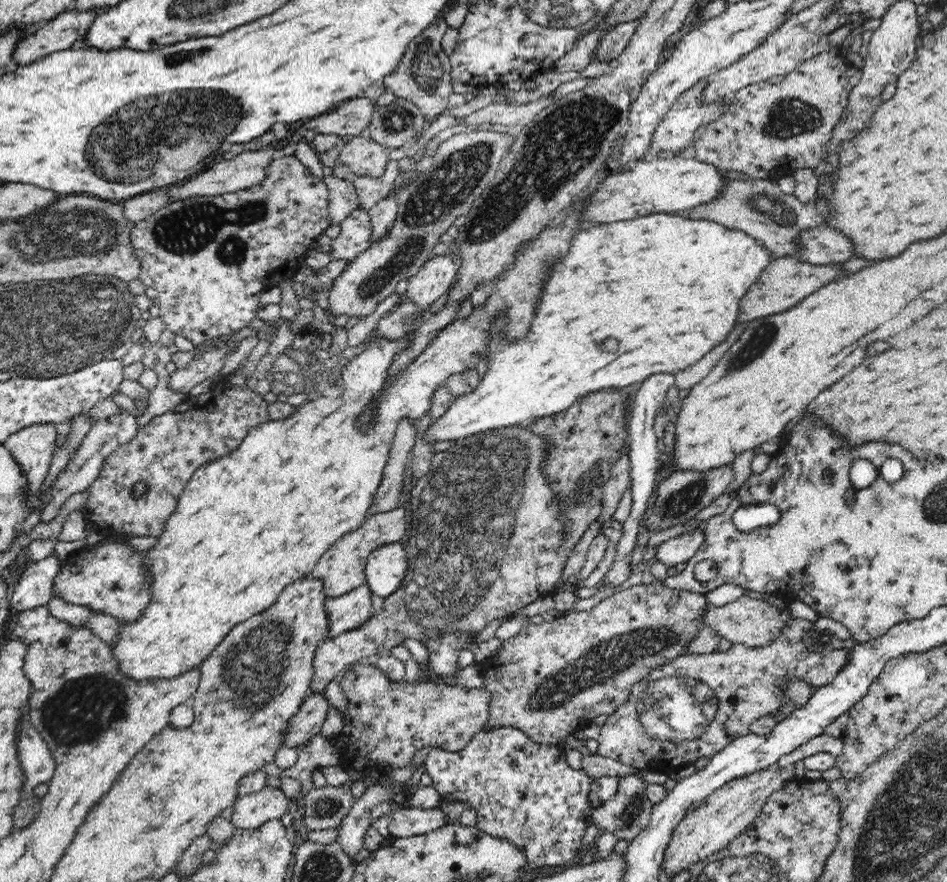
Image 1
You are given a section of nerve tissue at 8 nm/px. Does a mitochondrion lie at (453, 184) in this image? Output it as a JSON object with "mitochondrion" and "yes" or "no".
{"mitochondrion":"yes"}

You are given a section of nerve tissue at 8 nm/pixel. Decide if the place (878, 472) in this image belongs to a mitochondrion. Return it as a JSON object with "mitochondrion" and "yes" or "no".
{"mitochondrion":"no"}

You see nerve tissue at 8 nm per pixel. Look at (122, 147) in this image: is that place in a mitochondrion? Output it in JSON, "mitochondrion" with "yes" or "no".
{"mitochondrion":"yes"}

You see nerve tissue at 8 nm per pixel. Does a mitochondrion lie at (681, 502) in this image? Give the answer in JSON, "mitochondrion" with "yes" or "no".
{"mitochondrion":"yes"}

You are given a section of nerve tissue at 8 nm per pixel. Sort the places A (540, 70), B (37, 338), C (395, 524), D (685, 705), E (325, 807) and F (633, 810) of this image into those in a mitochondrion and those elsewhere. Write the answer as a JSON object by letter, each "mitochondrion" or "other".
{"A":"other","B":"mitochondrion","C":"mitochondrion","D":"mitochondrion","E":"mitochondrion","F":"mitochondrion"}

